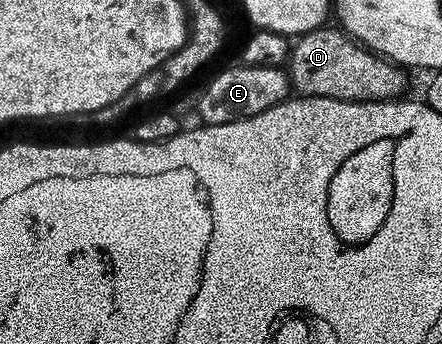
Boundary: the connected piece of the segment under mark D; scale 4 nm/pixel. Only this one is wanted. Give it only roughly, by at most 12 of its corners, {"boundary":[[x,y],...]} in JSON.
{"boundary":[[341,27],[293,41],[288,73],[306,84],[346,84],[348,102],[397,100],[407,69]]}

